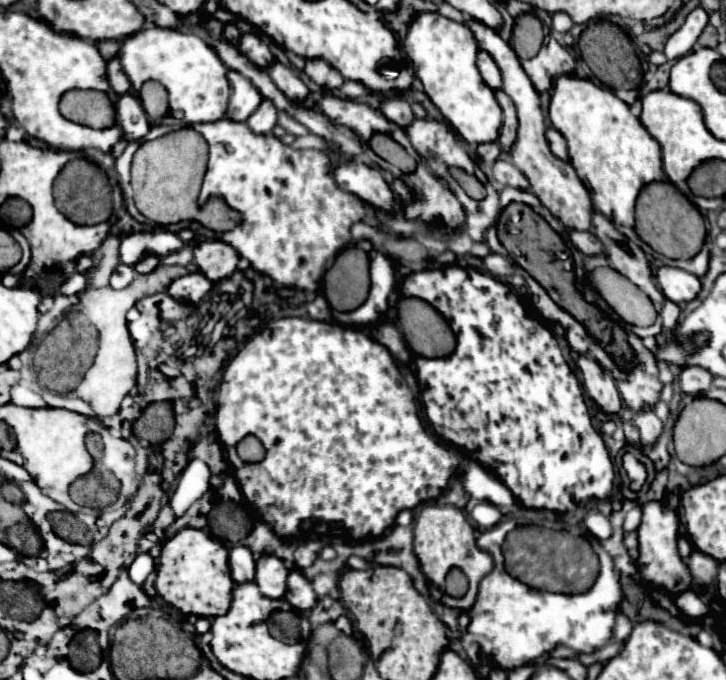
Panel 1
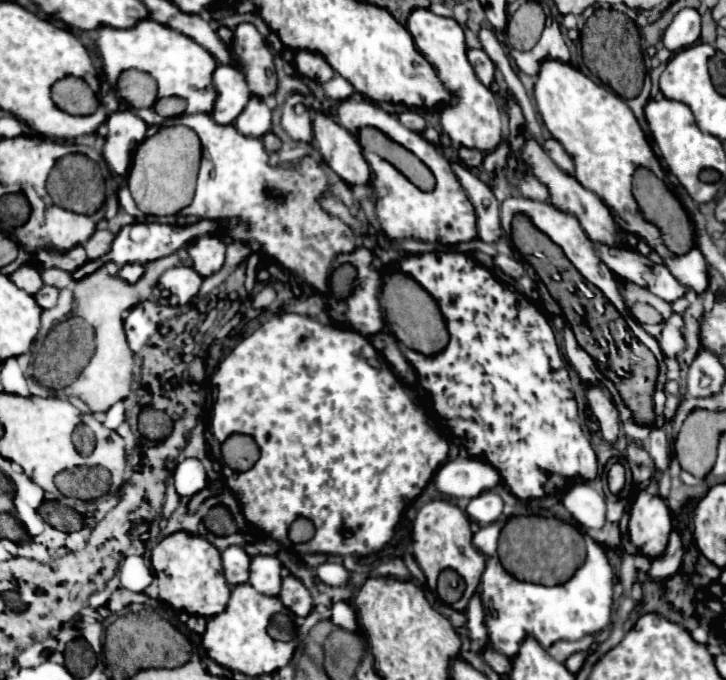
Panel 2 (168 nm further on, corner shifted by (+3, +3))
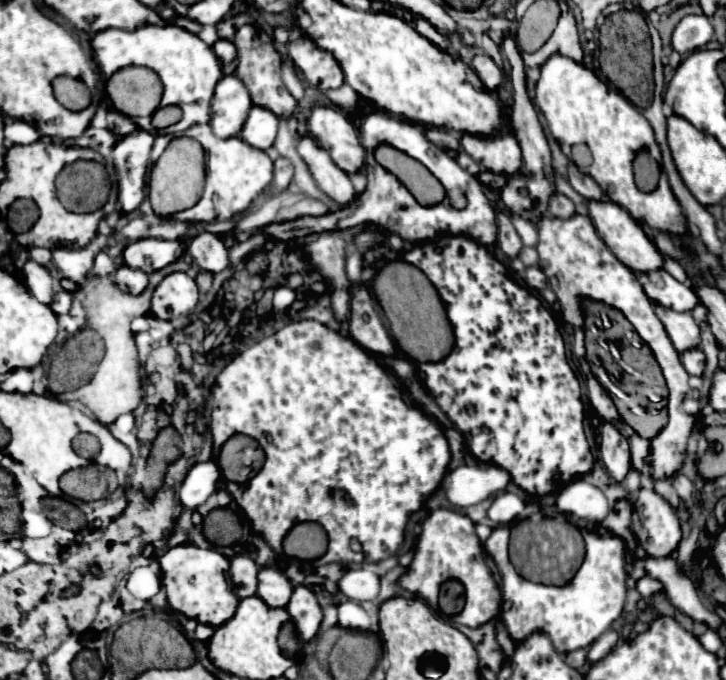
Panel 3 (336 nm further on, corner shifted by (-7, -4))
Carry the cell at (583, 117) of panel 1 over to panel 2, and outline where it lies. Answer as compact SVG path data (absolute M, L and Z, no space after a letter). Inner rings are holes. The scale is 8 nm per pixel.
M544 60L540 64L540 72L534 84L534 98L536 98L538 112L546 128L550 130L552 138L556 138L564 146L564 150L572 156L576 164L576 170L574 170L576 180L584 188L598 194L608 204L620 228L644 238L648 246L664 258L664 264L682 286L686 286L696 294L706 292L708 264L702 252L698 250L698 246L694 244L690 252L681 256L670 252L662 240L660 228L658 226L650 228L650 224L640 214L640 208L632 196L632 174L636 168L644 166L656 172L660 178L666 178L666 176L628 104L610 88L596 84L586 74L582 74L580 70L560 60Z

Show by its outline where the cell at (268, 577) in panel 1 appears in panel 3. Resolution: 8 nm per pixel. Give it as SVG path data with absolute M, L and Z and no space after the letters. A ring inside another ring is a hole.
M262 567L258 573L258 597L270 607L286 607L292 595L292 583L288 577L272 567Z

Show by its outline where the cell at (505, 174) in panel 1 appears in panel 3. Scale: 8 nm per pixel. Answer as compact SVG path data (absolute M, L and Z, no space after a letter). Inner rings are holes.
M554 193L550 203L548 203L548 215L552 217L560 217L560 219L568 219L572 217L576 211L574 211L574 203L562 195L562 193Z

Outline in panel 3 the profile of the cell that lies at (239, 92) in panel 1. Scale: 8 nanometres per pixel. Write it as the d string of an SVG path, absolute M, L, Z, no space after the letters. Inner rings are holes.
M224 75L216 85L210 107L212 131L222 139L236 137L242 131L242 125L252 107L254 103L250 103L246 85L236 75Z

